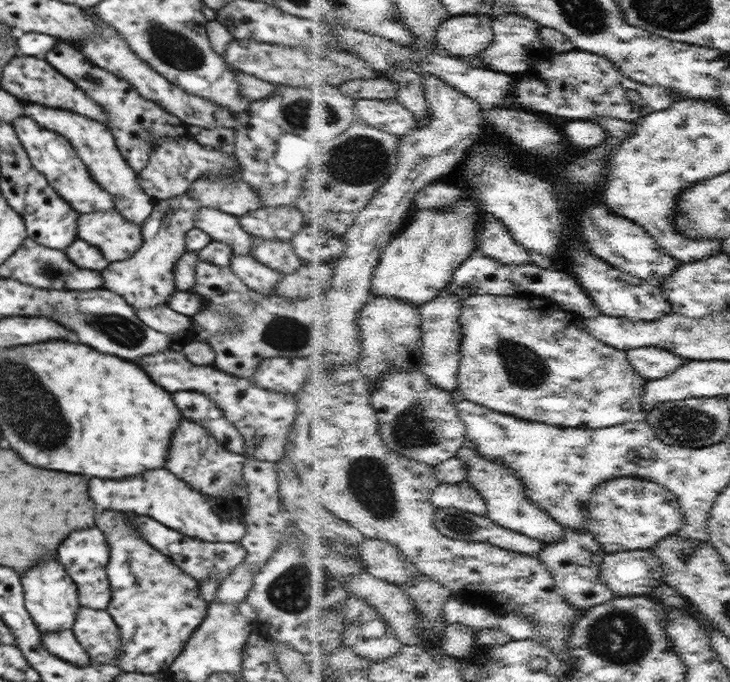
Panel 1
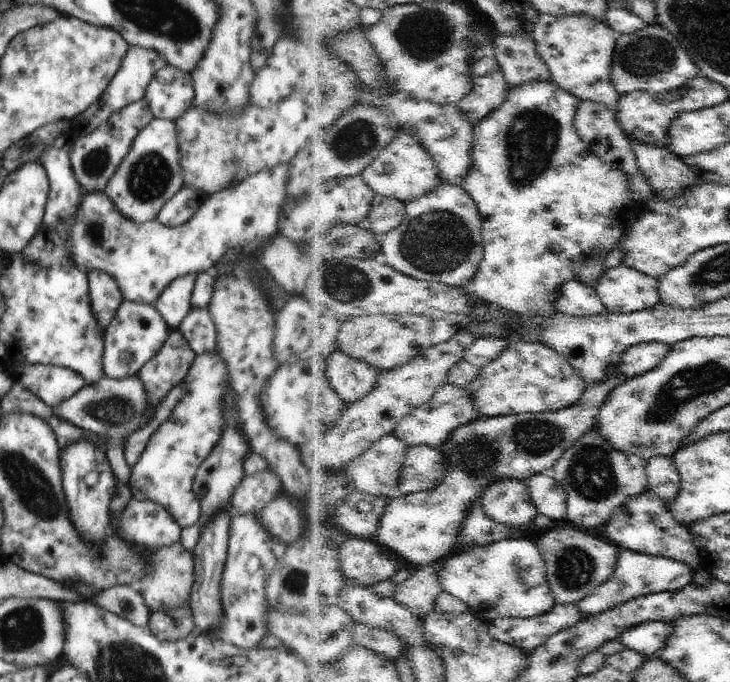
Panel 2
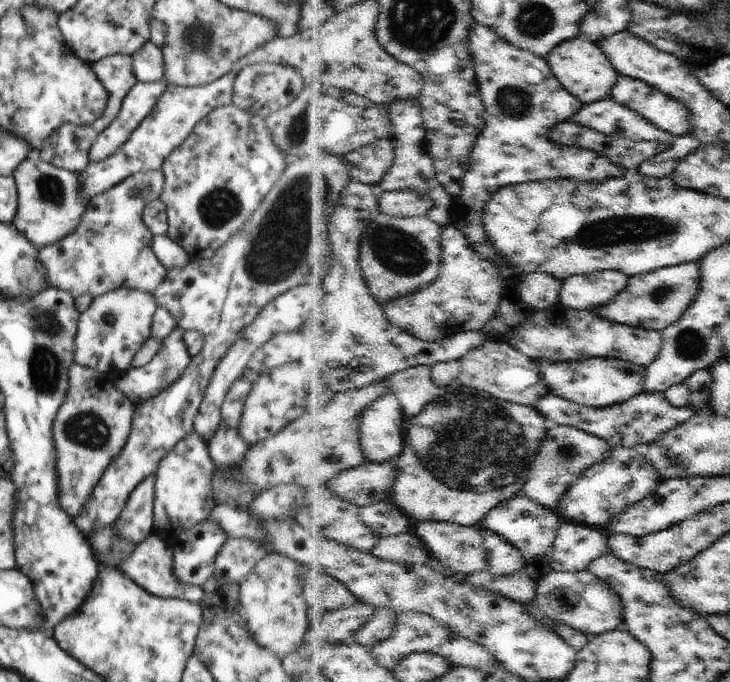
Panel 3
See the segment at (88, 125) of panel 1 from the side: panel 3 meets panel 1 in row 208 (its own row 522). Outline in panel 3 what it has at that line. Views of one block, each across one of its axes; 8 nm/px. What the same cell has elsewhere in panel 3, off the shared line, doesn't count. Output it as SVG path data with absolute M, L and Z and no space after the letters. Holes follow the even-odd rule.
M150 474L146 480L140 482L113 525L124 540L137 545L146 540L153 531L154 478L156 475Z

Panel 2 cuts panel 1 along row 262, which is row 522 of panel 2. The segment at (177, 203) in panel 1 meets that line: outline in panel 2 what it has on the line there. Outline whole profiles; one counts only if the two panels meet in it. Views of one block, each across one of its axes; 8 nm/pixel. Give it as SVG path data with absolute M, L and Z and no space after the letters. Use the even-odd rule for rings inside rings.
M133 496L112 522L124 541L144 547L169 547L181 540L181 526L163 506Z

